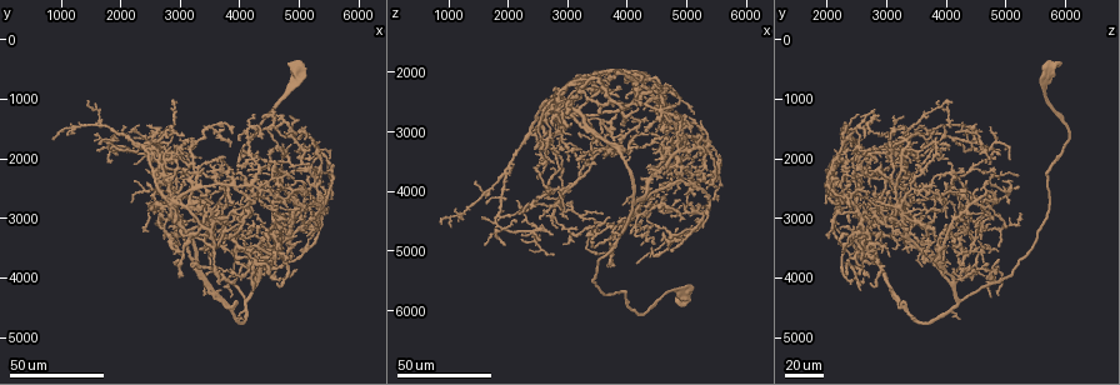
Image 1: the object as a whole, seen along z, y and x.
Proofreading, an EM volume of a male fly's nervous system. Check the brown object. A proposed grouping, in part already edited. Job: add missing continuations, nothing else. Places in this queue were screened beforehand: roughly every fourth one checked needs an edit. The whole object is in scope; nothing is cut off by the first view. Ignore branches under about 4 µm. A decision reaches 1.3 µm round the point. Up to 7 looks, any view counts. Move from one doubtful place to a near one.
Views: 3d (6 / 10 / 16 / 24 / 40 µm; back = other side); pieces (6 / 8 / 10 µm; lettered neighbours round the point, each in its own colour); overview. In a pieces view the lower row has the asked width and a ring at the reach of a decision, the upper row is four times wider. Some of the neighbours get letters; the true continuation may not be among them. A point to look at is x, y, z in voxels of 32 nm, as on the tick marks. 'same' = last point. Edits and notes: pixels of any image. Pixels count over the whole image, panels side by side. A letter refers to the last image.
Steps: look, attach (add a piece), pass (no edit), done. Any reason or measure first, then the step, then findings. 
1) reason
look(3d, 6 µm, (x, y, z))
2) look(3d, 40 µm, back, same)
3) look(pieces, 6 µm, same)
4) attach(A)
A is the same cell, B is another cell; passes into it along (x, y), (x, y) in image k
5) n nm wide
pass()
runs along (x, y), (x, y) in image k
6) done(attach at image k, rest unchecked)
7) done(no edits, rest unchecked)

tapers out
look(3d, 24 µm, (5500, 2450, 4100))

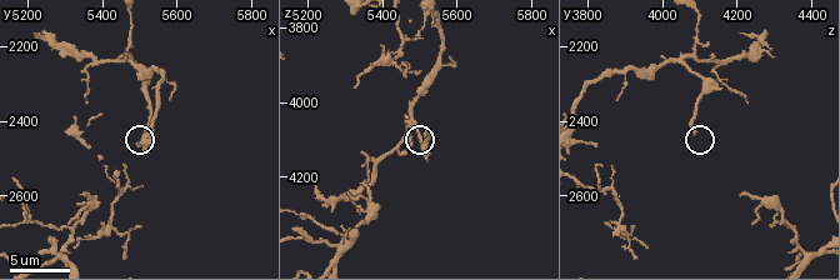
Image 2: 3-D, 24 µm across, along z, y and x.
look(pieces, 6 µm, (5510, 2430, 4090))

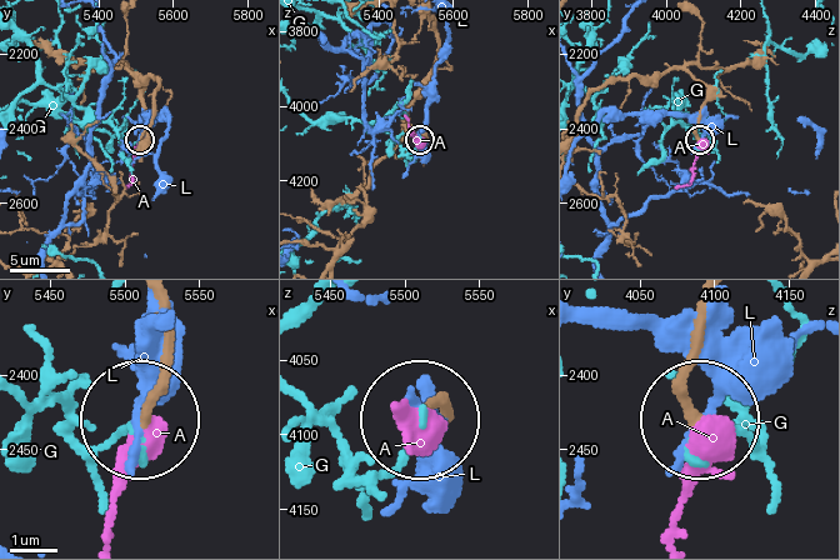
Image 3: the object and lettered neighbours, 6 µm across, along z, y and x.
170 nm wide
attach(A)
A is the same cell, G and L are other cells; passes into it along (159, 306), (151, 438), (108, 533) in image 3; the cell continues

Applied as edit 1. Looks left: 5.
redraw
look(overview)

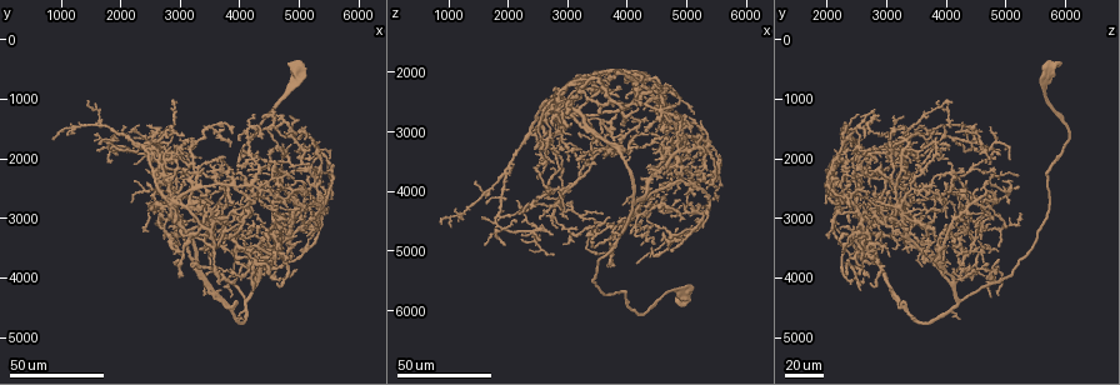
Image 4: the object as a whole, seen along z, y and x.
branch stops here
look(3d, 40 µm, (4600, 3700, 2400))

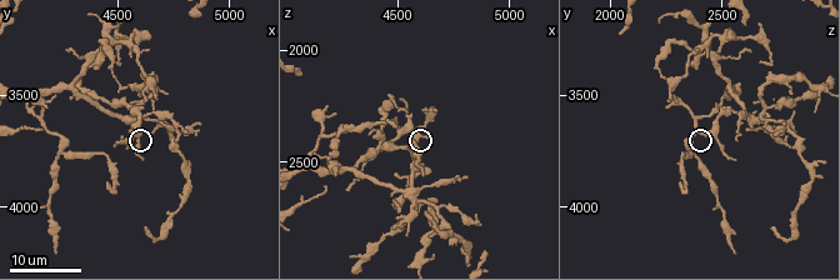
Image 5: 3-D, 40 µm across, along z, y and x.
what lies round it
look(pieces, 6 µm, (4560, 3650, 2380))

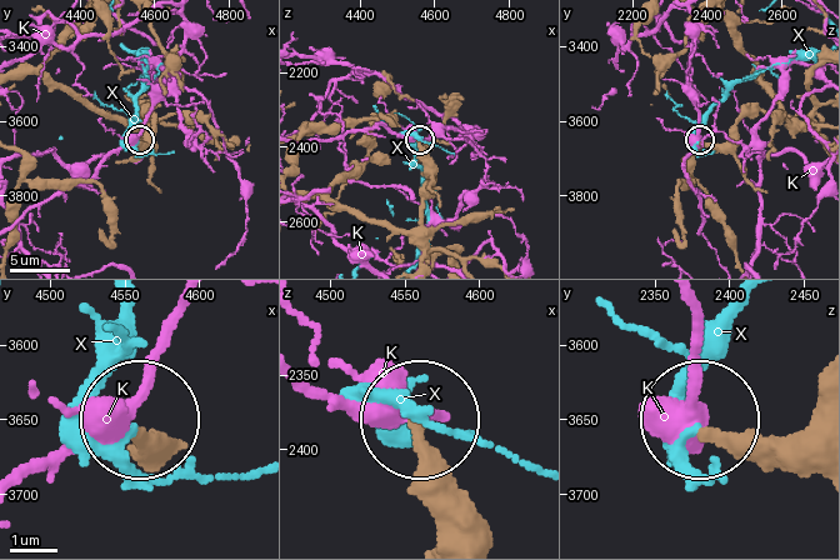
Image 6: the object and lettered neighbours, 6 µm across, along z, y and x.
260 nm wide
pass()
K and X are other cells; none of them fits

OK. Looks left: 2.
tapers out
look(3d, 24 µm, (5300, 2950, 4600))

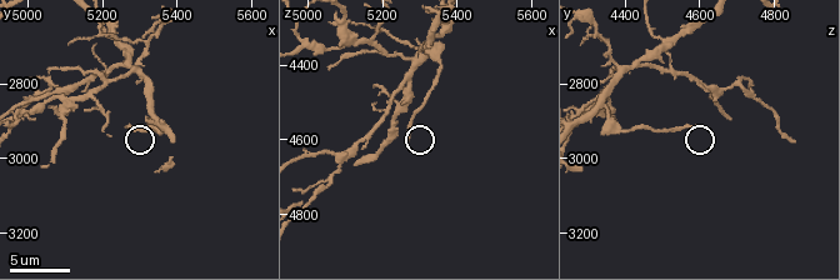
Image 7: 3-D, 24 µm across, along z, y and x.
look(pieces, 6 µm, (5260, 2910, 4600))

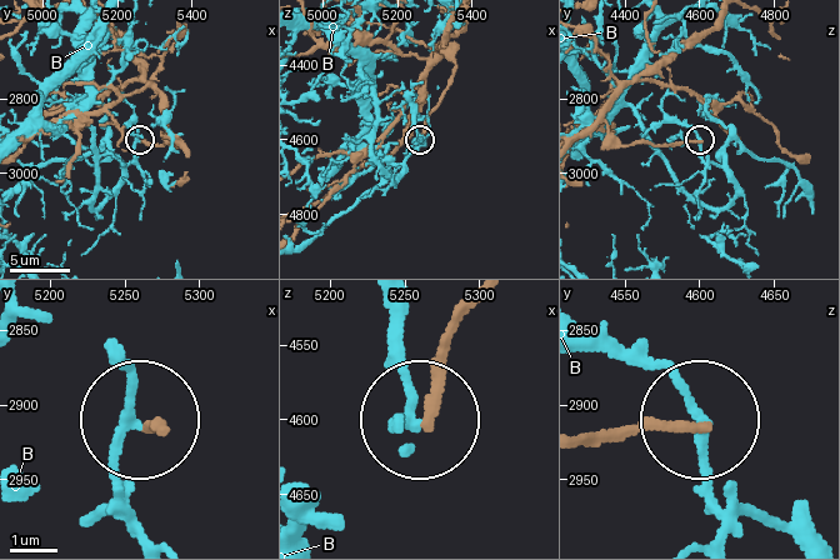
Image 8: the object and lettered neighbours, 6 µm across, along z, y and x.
200 nm wide
pass()
B is another cell; runs along (483, 303), (450, 339), (426, 419) in image 8; no lettered piece goes on from it

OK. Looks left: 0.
done(attach at image 3, rest unchecked)

